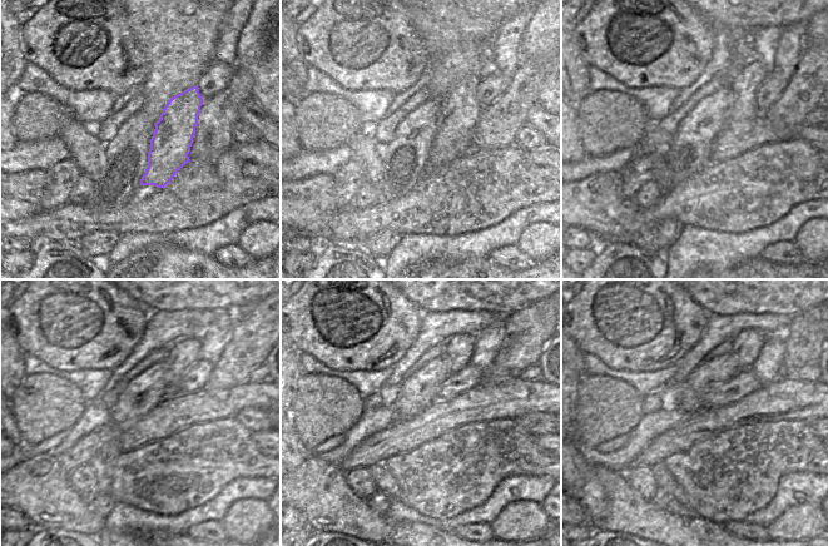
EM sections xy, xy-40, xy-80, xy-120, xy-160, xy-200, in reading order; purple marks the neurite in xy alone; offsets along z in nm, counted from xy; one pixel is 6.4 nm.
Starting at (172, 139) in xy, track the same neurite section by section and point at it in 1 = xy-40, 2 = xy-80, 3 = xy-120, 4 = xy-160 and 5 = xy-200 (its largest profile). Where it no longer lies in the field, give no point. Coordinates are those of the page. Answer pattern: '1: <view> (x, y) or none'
1: xy-40 (460, 110)
2: xy-80 (744, 85)
3: xy-120 (183, 353)
4: xy-160 (460, 348)
5: xy-200 (745, 346)

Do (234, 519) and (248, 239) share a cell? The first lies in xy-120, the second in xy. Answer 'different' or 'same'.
same

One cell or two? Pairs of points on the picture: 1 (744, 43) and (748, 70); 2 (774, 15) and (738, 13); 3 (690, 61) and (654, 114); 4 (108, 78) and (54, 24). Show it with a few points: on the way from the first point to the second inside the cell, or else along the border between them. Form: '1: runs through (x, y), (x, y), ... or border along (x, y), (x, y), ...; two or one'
1: border along (755, 59), (747, 64), (728, 85); two
2: runs through (765, 13), (747, 13); one
3: border along (641, 88), (674, 88), (679, 90); two
4: runs through (85, 69), (60, 66), (49, 51), (49, 46); one

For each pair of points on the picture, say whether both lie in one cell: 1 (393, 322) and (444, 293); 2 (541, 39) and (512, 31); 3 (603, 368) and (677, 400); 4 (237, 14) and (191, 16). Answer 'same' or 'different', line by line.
1: different
2: different
3: different
4: different

